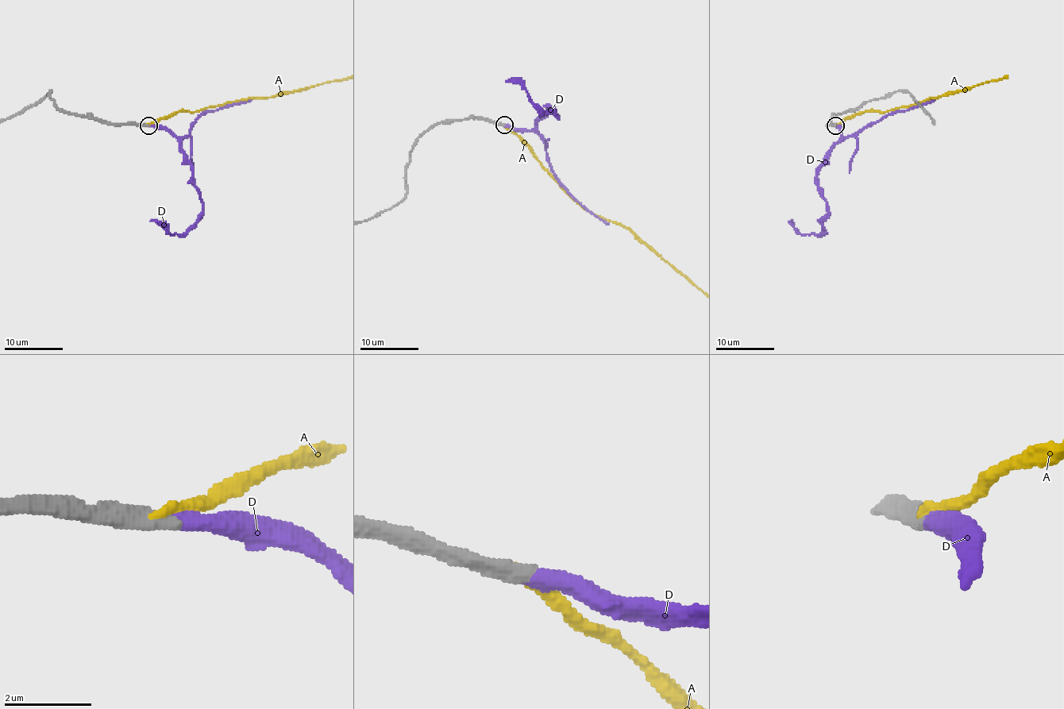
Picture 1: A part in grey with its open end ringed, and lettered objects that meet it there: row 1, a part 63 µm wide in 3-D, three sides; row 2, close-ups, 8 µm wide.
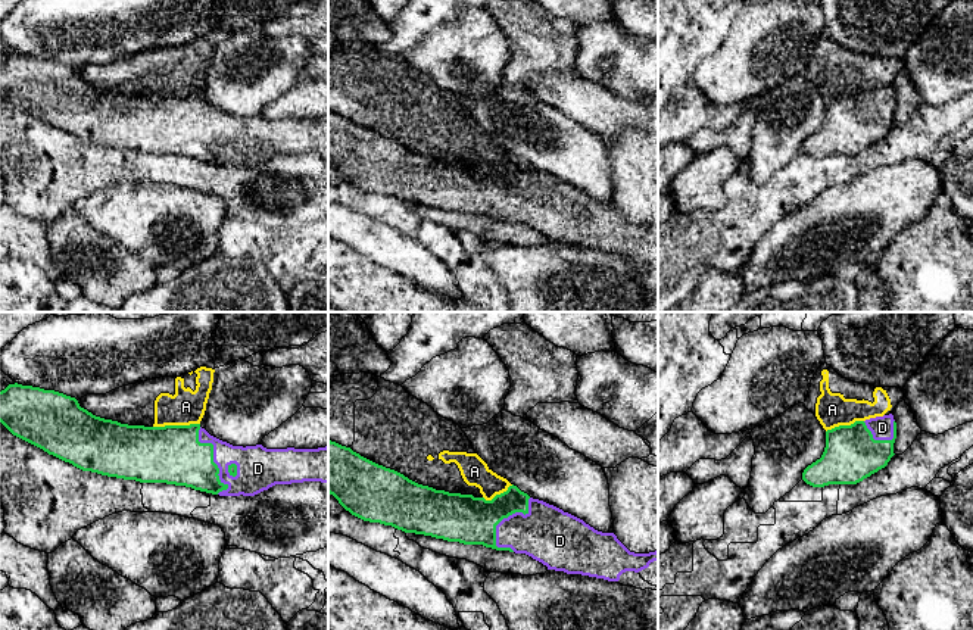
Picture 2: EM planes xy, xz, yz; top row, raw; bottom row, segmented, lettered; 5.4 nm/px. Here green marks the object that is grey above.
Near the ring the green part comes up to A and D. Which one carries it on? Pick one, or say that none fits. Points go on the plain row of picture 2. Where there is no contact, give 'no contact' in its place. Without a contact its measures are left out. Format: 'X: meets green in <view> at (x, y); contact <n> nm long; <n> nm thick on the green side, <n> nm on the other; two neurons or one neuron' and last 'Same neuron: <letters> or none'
A: meets green in xy at (175, 96); contact 260 nm long; 320 nm thick on the green side, 190 nm on the other; two neurons
D: meets green in xy at (212, 128); contact 380 nm long; 320 nm thick on the green side, 220 nm on the other; one neuron
Same neuron: D

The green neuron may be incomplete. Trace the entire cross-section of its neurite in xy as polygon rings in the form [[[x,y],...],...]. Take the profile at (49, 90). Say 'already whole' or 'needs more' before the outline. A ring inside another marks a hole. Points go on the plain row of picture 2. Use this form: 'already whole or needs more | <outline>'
needs more | [[[9,54],[0,62],[0,93],[16,107],[82,141],[140,153],[166,153],[219,166],[255,166],[275,155],[328,153],[328,116],[318,119],[266,119],[233,116],[210,106],[200,94],[144,97],[105,90],[81,78],[75,68],[32,56]]]

